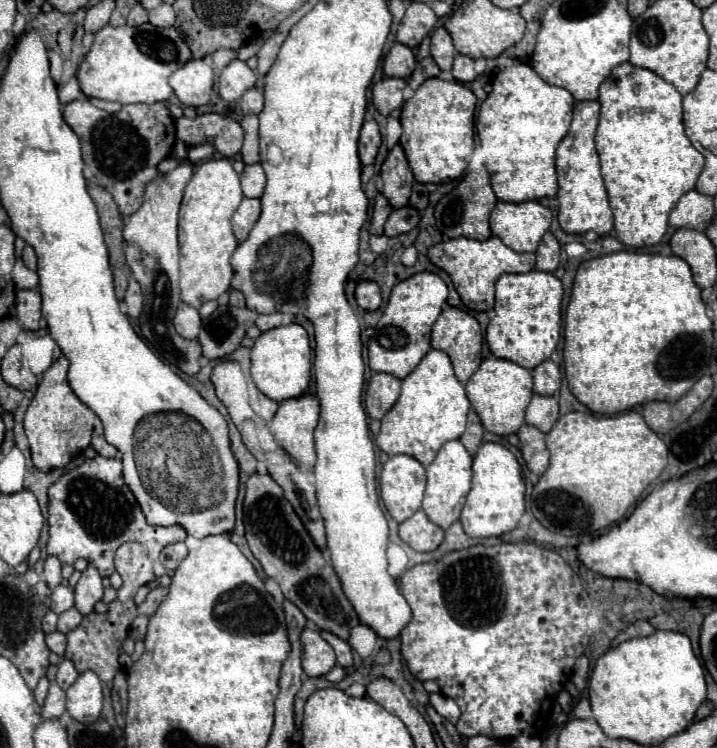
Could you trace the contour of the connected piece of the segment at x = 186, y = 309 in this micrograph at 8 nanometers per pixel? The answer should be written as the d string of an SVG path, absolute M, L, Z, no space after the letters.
M180 303L178 309L176 309L176 315L174 315L174 329L180 337L184 339L198 339L198 333L200 333L200 315L198 311L192 307L192 305L186 305L186 303Z

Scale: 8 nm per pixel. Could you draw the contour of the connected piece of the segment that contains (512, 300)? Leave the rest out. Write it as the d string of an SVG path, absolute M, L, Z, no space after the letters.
M530 271L522 275L504 273L496 283L496 315L490 319L486 329L486 343L490 351L500 357L514 361L526 369L536 367L544 359L550 359L560 339L560 305L562 305L562 283L554 273Z

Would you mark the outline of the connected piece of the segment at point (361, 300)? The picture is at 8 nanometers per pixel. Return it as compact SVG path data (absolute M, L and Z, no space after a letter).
M360 281L356 285L356 303L366 311L375 311L382 305L380 287L374 281Z

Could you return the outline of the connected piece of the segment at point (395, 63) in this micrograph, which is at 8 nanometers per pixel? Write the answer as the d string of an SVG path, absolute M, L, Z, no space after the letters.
M394 43L390 51L382 59L382 69L390 77L402 77L406 79L416 67L416 57L410 47L404 47L402 43Z

